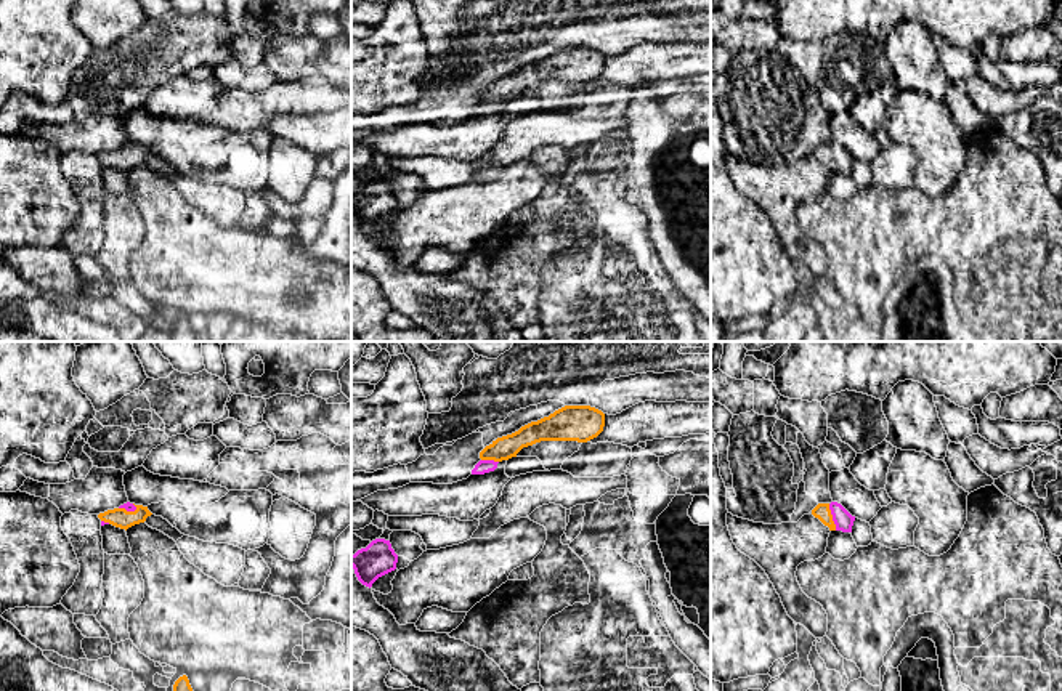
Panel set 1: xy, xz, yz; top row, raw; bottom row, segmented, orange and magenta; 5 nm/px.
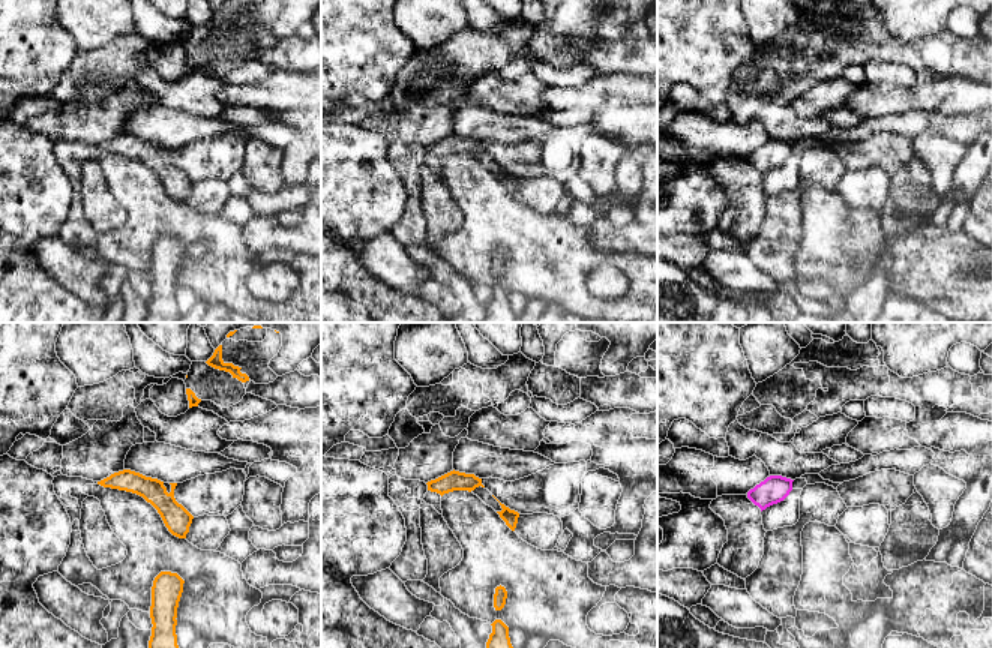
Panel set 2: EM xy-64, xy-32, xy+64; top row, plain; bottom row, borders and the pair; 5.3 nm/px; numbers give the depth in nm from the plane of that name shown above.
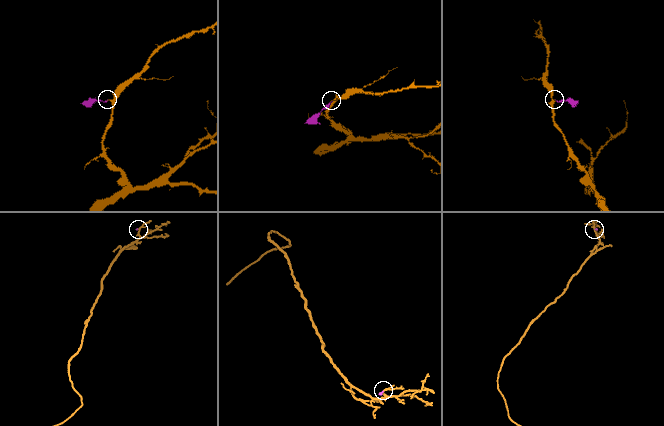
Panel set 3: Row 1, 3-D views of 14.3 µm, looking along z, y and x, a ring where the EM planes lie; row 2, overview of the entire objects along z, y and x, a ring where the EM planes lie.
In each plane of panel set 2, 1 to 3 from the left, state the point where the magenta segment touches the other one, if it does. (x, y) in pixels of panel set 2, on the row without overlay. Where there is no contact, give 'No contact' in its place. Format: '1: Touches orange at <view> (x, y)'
1: No contact
2: No contact
3: No contact

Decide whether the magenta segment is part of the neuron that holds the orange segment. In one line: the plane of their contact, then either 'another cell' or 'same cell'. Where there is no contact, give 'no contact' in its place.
yz | same cell

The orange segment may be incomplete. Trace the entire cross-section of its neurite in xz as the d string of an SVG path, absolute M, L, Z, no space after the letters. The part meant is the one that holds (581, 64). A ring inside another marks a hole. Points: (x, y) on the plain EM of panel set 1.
M565 46L549 58L531 63L518 72L497 79L480 93L480 103L472 115L494 112L497 104L517 98L528 87L541 82L587 83L597 79L605 67L605 55L590 46Z

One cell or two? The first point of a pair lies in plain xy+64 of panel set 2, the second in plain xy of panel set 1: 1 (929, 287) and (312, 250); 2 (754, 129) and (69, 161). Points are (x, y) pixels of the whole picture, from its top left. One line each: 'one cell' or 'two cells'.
1: two cells
2: two cells

